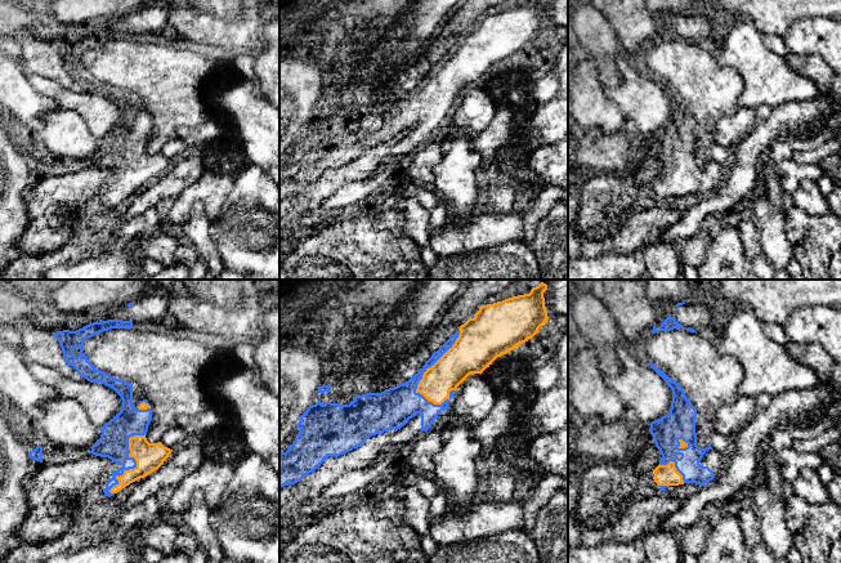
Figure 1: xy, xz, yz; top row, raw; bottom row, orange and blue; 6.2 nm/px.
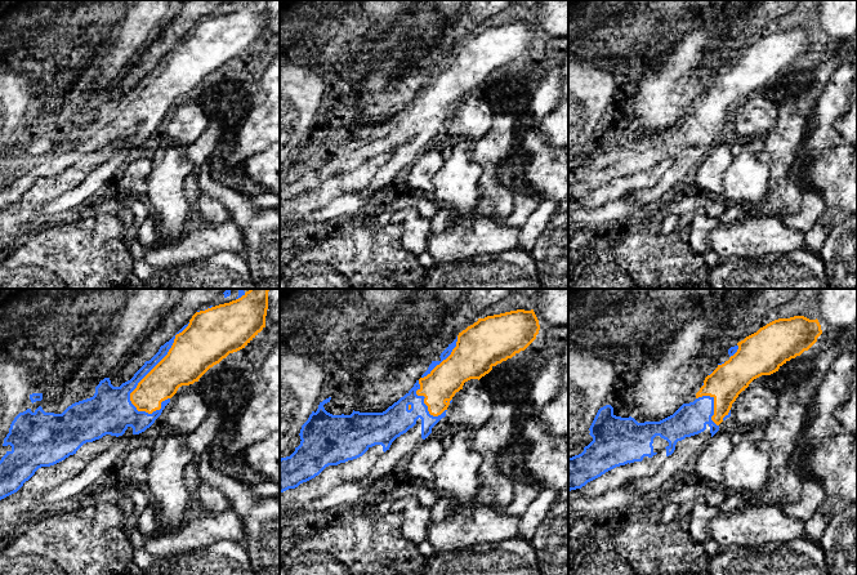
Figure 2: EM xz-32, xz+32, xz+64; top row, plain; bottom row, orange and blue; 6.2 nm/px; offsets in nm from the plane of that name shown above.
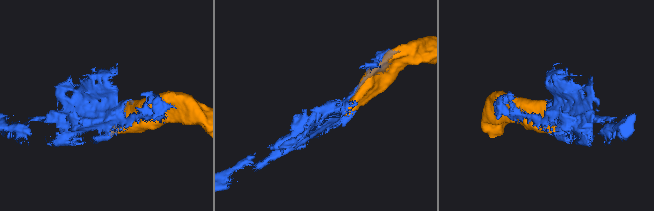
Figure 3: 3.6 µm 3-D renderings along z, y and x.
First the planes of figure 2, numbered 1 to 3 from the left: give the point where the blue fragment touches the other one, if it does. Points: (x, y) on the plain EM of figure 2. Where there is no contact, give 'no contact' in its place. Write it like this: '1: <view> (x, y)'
1: xz-32 (155, 77)
2: xz+32 (424, 111)
3: xz+64 (714, 115)

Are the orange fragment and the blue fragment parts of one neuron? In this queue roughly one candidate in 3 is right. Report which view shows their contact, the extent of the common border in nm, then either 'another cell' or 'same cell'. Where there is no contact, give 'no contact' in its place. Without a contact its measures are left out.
xz | 500 nm | same cell

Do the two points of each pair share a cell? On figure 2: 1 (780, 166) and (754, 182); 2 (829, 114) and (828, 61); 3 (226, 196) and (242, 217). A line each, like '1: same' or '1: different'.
1: different
2: different
3: same

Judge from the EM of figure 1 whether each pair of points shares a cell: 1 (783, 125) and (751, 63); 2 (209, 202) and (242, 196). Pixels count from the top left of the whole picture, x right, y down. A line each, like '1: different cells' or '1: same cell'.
1: different cells
2: different cells

